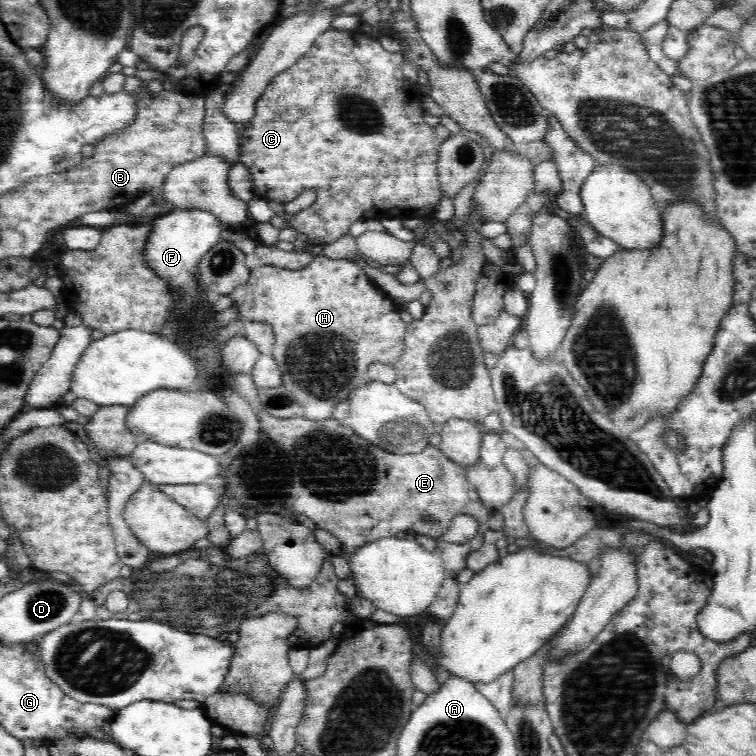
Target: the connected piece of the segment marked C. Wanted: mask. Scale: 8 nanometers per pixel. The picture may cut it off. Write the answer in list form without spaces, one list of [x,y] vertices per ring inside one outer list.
[[[330,28],[325,30],[313,42],[312,48],[304,56],[293,63],[288,70],[277,74],[264,89],[262,96],[256,101],[255,114],[249,120],[244,132],[240,135],[241,156],[239,162],[248,167],[253,180],[255,194],[260,197],[276,202],[285,203],[294,200],[301,192],[296,190],[330,190],[330,192],[316,192],[317,199],[314,201],[314,216],[316,226],[290,226],[302,236],[302,241],[310,241],[316,245],[336,242],[340,237],[349,234],[350,226],[356,220],[382,220],[383,218],[398,218],[410,220],[410,218],[424,218],[432,216],[434,208],[442,200],[443,191],[440,186],[438,159],[440,146],[443,141],[441,131],[435,130],[428,125],[423,116],[426,111],[421,107],[423,93],[417,88],[411,87],[402,75],[404,55],[402,51],[392,53],[386,51],[378,38],[372,37],[366,32],[352,29],[338,30]]]

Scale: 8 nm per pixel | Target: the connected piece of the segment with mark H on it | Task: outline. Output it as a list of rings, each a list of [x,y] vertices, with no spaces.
[[[315,255],[312,262],[308,266],[287,269],[274,265],[262,265],[249,274],[249,279],[244,284],[246,293],[244,303],[239,308],[239,318],[249,322],[265,322],[273,327],[275,334],[275,344],[272,350],[273,358],[278,364],[279,370],[283,374],[283,386],[291,393],[291,396],[298,402],[303,409],[304,418],[315,420],[326,420],[333,416],[336,406],[342,400],[348,399],[348,396],[354,392],[356,383],[364,380],[368,366],[373,363],[380,362],[385,364],[394,364],[399,361],[400,356],[405,350],[405,334],[409,323],[402,320],[394,302],[390,300],[390,296],[384,296],[380,290],[374,288],[374,284],[370,284],[370,280],[366,278],[366,273],[358,268],[357,264],[352,264],[352,260],[332,260],[332,258]]]

